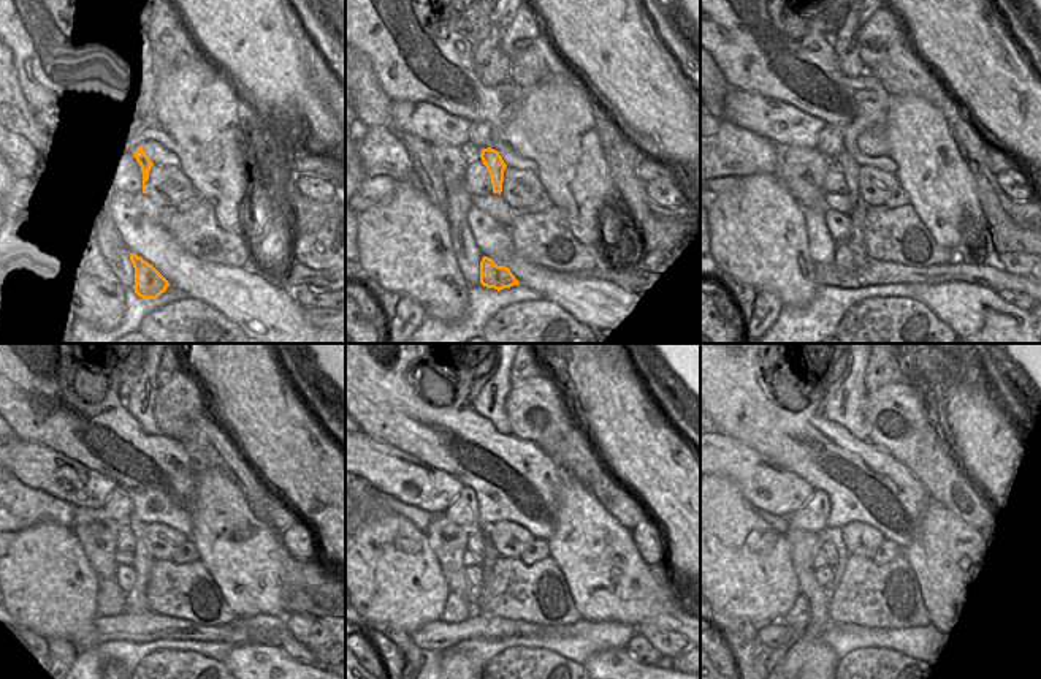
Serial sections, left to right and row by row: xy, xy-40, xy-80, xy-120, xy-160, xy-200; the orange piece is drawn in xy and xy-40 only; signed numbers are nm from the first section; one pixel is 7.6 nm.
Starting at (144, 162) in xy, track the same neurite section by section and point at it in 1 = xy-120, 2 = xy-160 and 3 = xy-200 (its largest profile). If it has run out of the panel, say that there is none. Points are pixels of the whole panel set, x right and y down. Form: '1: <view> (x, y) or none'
1: xy-120 (137, 602)
2: xy-160 (491, 554)
3: xy-200 (840, 567)

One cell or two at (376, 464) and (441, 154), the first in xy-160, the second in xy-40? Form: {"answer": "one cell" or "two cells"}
{"answer": "two cells"}

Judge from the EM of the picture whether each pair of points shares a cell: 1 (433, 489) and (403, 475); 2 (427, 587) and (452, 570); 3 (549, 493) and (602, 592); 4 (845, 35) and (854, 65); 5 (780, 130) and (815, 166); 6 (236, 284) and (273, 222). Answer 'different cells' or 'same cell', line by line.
1: same cell
2: different cells
3: different cells
4: same cell
5: different cells
6: different cells

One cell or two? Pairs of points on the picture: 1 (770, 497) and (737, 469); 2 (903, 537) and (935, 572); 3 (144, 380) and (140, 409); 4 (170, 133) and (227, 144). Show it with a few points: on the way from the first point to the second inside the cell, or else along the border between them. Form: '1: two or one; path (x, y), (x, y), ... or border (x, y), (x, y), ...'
1: one; path (762, 489), (745, 472)
2: two; border (924, 508), (916, 535), (903, 550)
3: one; path (144, 386), (140, 402)
4: one; path (184, 133), (205, 133), (213, 141)

